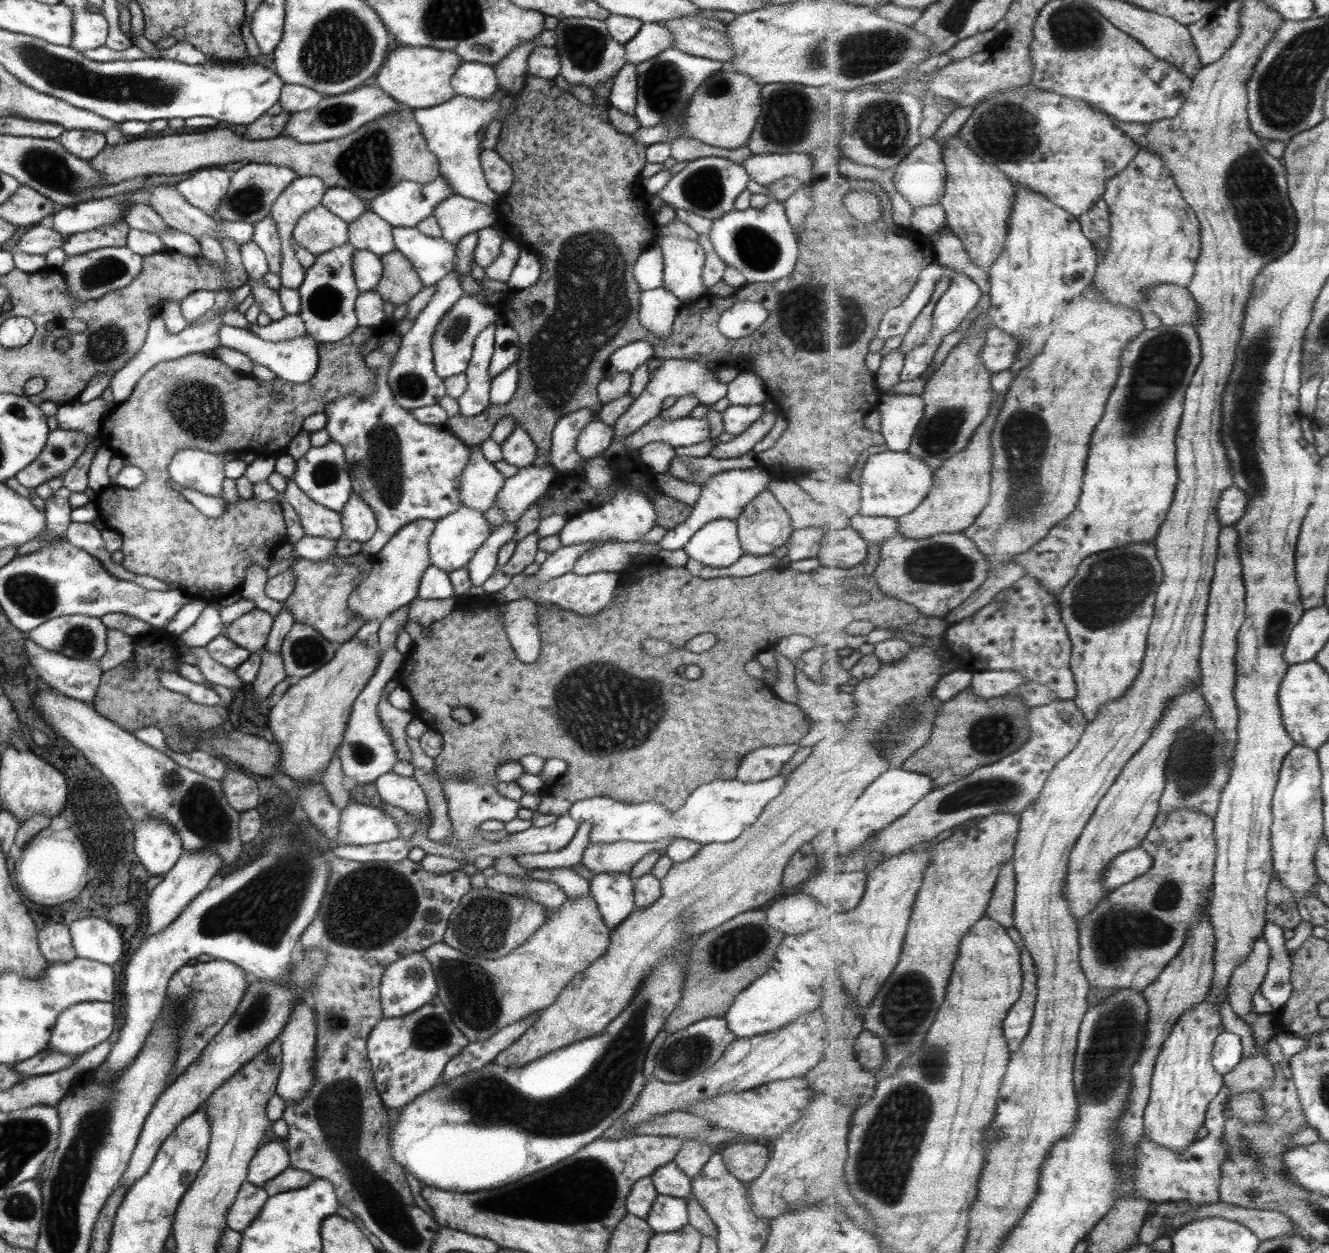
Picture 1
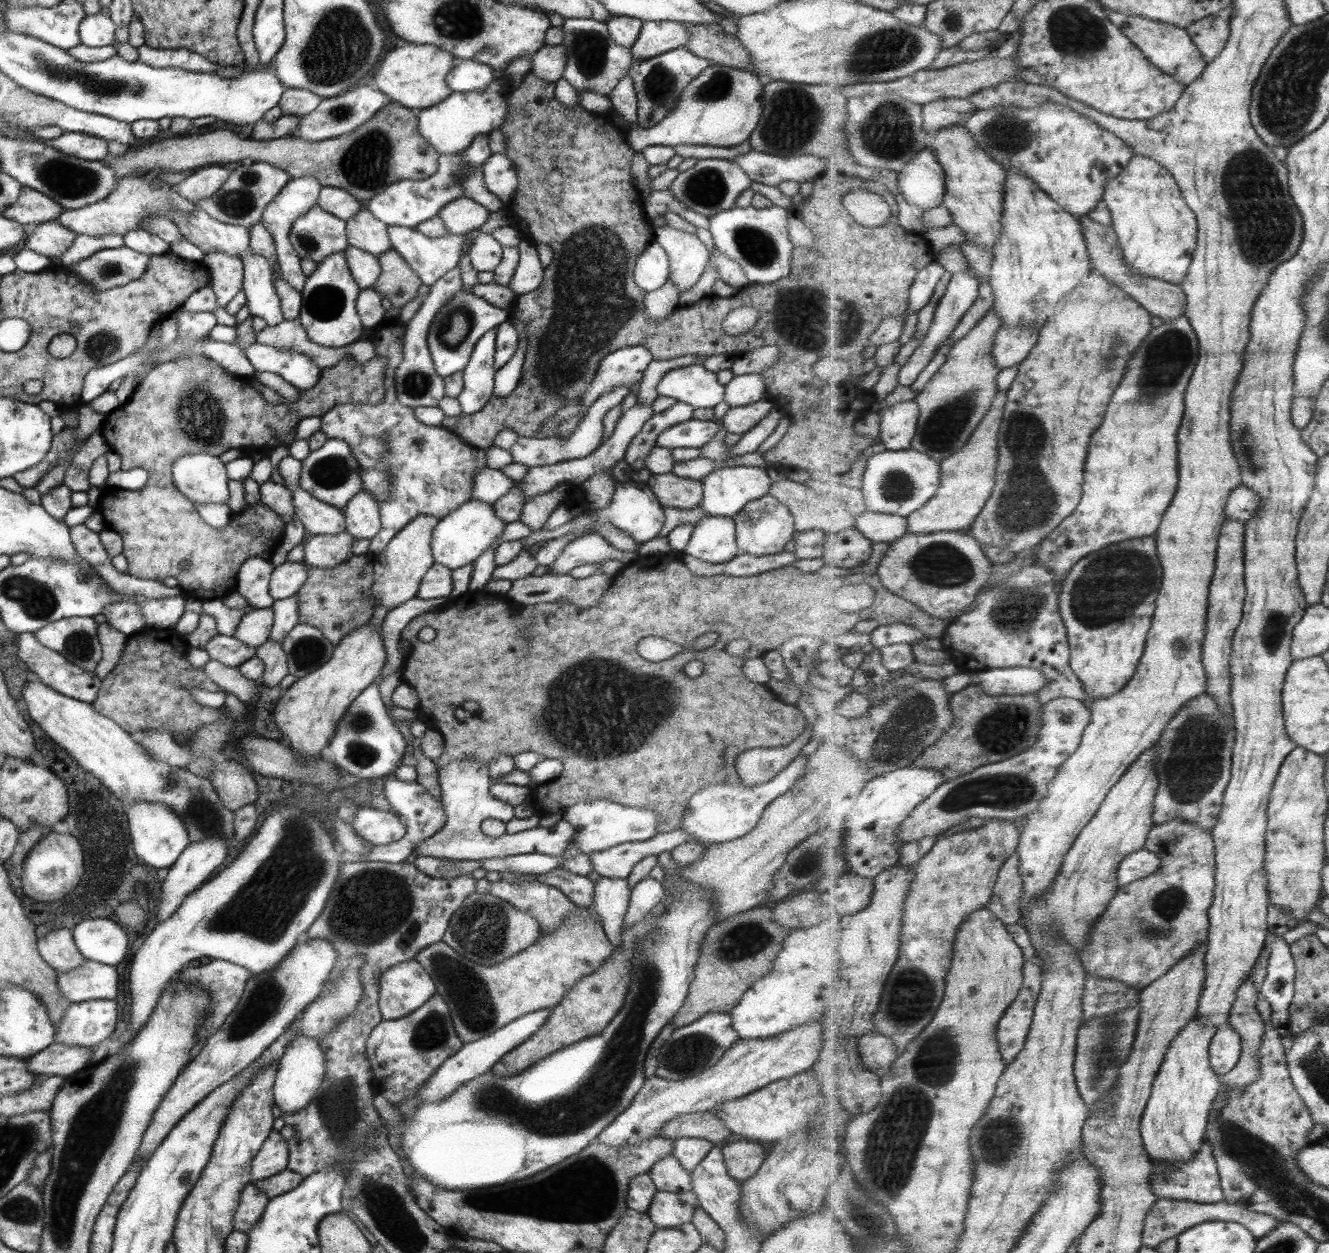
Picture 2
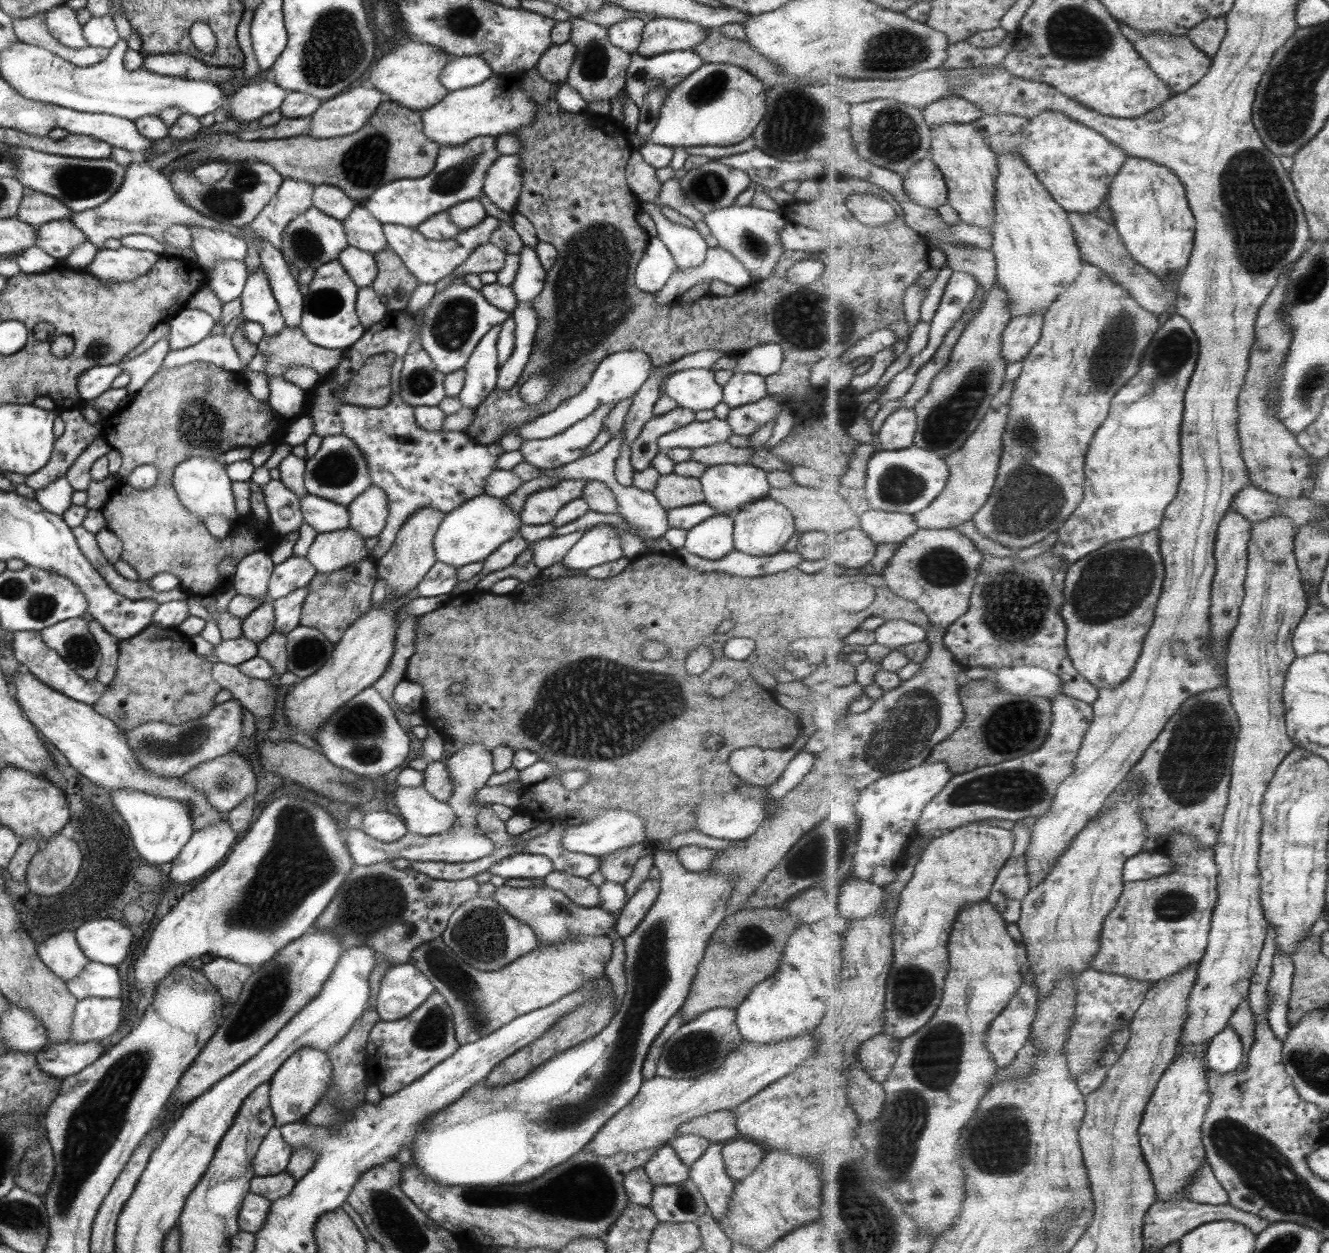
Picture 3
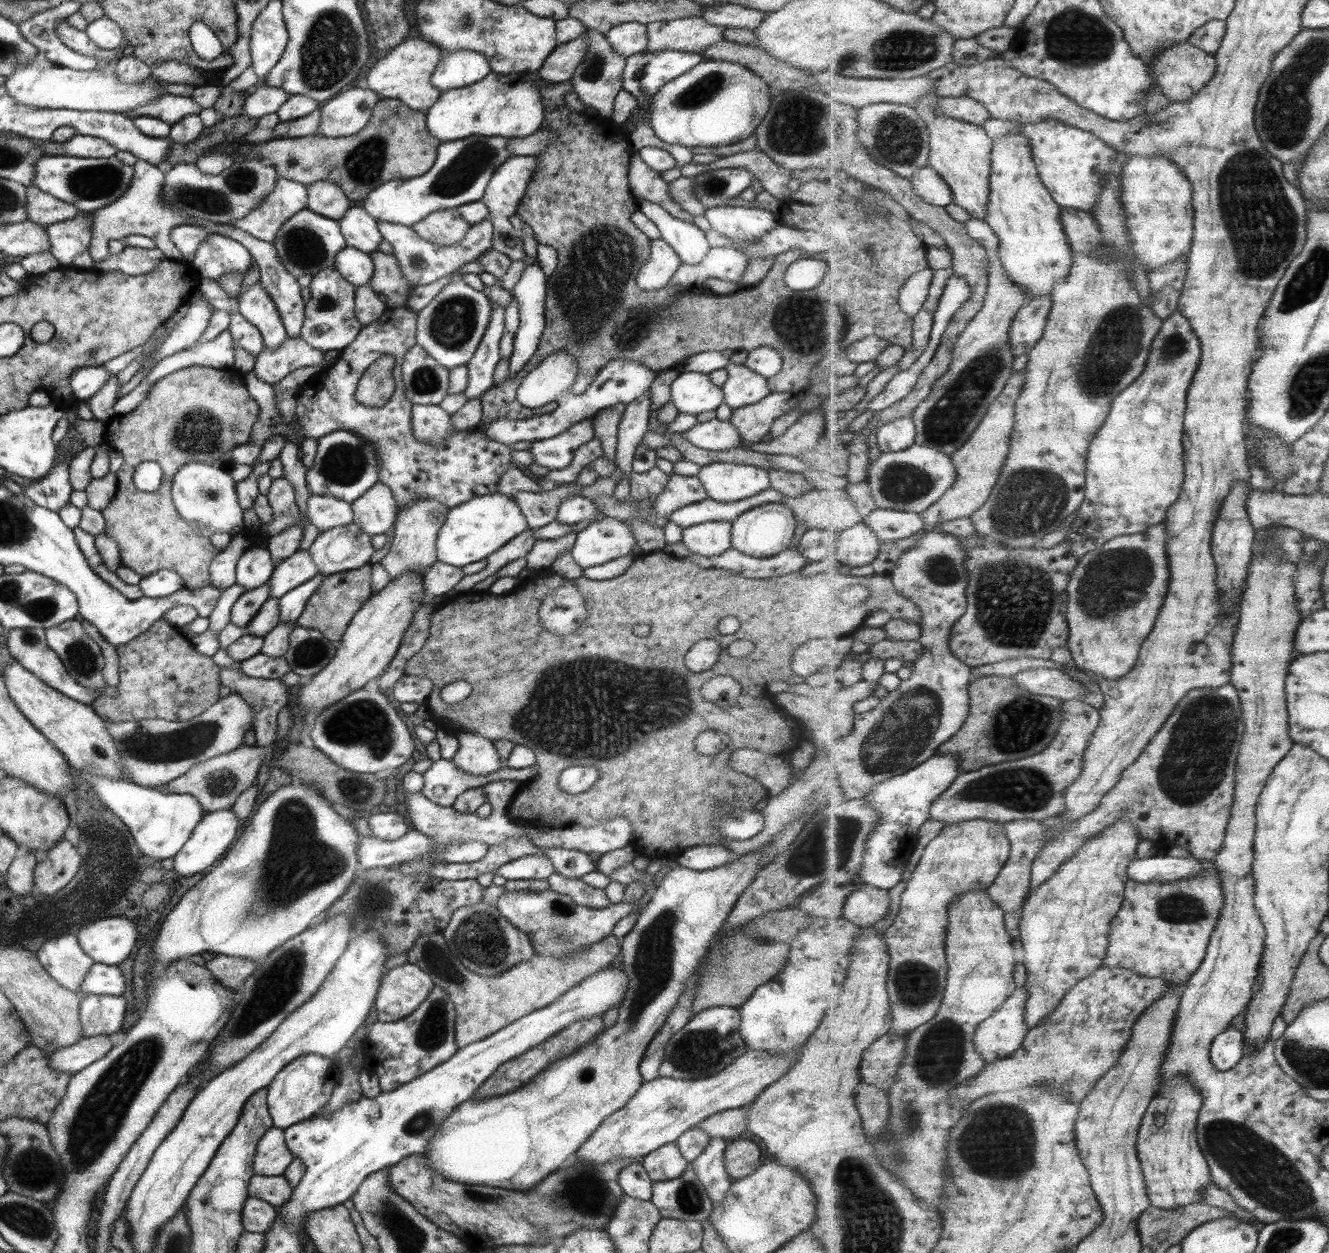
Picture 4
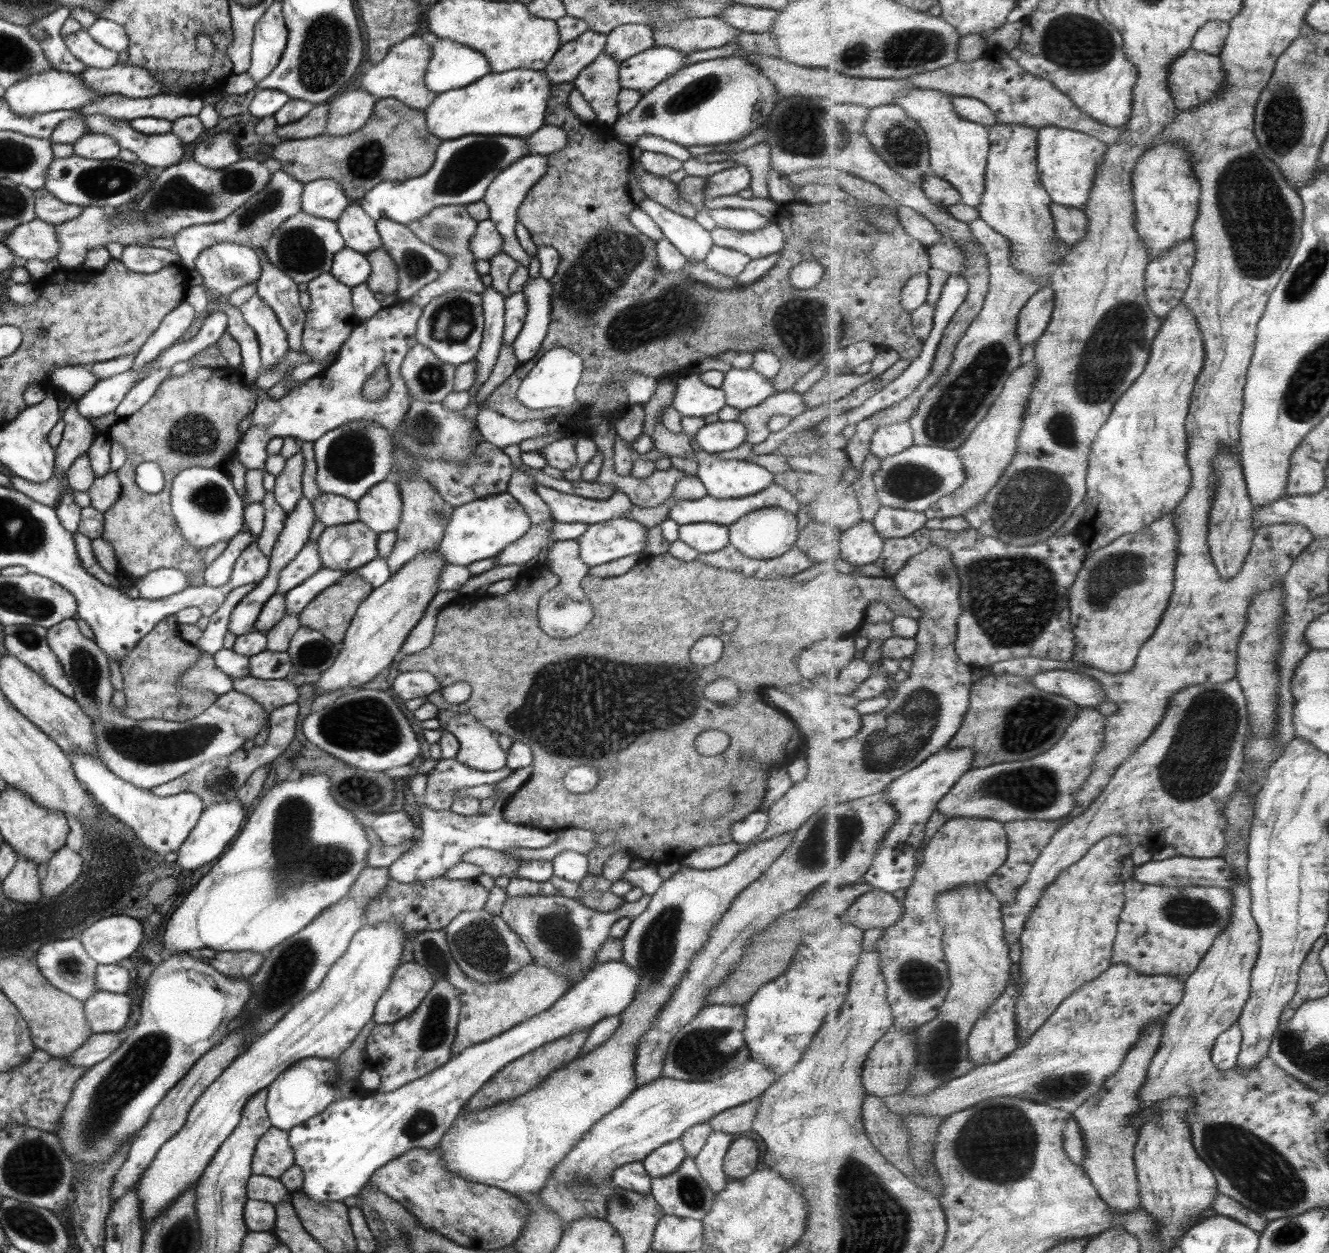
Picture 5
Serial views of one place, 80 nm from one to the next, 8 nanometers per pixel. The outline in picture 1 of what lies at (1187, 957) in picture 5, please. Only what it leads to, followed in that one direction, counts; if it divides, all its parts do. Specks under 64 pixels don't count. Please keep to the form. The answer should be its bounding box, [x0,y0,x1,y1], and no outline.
[1078,807,1217,991]

